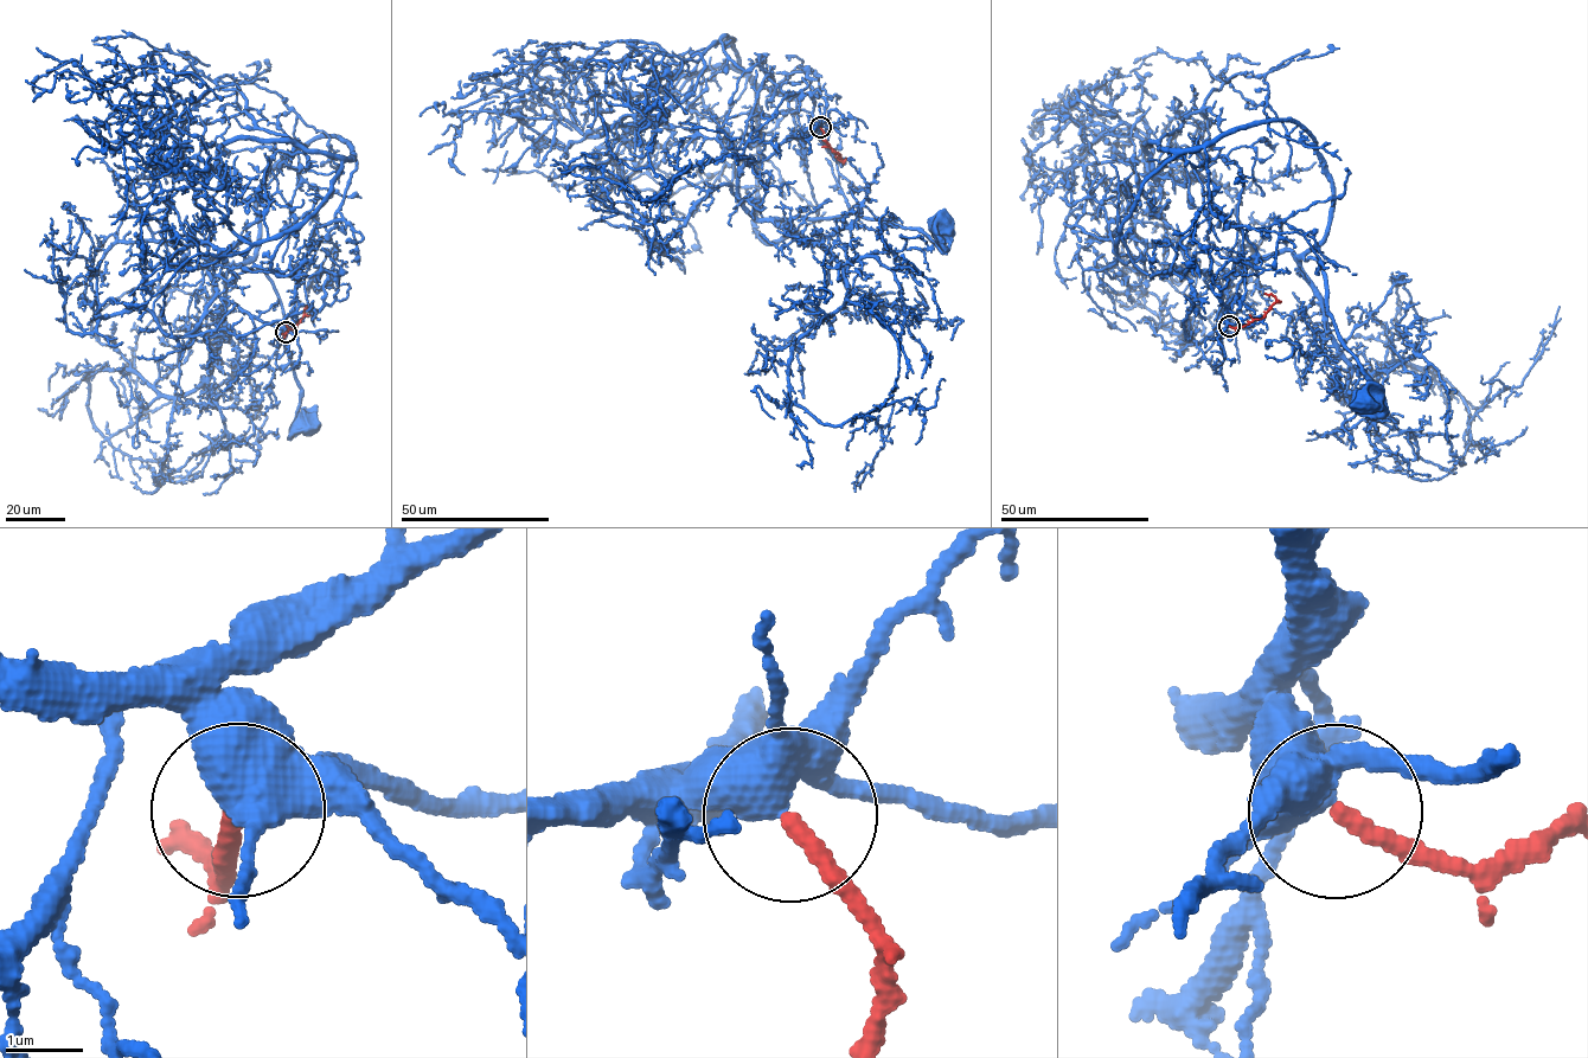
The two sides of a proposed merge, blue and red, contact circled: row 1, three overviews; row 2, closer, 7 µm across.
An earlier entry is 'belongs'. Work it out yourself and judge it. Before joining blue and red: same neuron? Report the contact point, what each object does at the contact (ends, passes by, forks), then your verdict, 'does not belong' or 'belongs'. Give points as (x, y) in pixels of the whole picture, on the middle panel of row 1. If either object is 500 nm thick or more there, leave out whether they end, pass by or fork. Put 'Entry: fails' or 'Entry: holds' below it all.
place (820, 127); blue forks; red ends; belongs
Entry: holds

